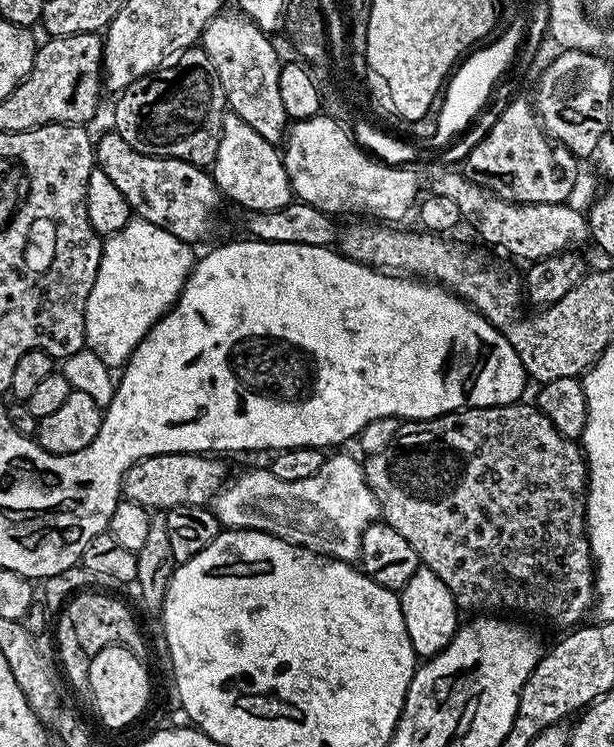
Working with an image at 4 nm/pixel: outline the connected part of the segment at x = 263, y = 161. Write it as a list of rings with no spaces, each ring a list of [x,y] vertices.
[[[231,110],[224,114],[218,154],[216,161],[210,165],[210,175],[227,199],[229,196],[234,203],[241,204],[241,209],[250,212],[278,210],[294,200],[292,184],[284,169],[284,158],[277,145],[266,142],[258,130],[242,122],[242,118],[238,118]]]

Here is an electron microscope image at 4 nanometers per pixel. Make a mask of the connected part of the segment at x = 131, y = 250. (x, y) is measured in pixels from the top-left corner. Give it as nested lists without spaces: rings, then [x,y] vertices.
[[[139,218],[129,219],[128,225],[103,241],[104,253],[98,266],[98,274],[94,278],[94,286],[90,290],[90,298],[86,302],[86,348],[63,359],[60,371],[70,382],[75,391],[90,394],[94,402],[105,408],[115,392],[114,376],[108,368],[123,369],[132,357],[132,352],[155,326],[160,317],[180,298],[180,291],[192,273],[194,263],[193,245],[174,238],[162,226],[154,226]]]

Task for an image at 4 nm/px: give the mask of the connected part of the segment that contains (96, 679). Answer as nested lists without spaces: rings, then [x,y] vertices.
[[[115,644],[106,646],[106,650],[91,653],[90,686],[92,704],[96,707],[96,716],[108,728],[124,728],[132,724],[148,708],[148,699],[152,696],[152,680],[148,677],[148,664],[134,658],[130,650]]]

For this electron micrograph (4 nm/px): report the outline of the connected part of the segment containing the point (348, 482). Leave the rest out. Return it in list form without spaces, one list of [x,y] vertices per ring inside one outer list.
[[[344,450],[337,456],[329,455],[318,474],[310,474],[310,478],[302,478],[299,482],[282,482],[282,478],[274,478],[267,467],[256,468],[253,472],[244,472],[236,481],[225,483],[214,501],[216,517],[225,529],[249,528],[259,532],[268,532],[272,536],[282,538],[291,544],[320,552],[323,556],[333,556],[335,560],[356,562],[360,559],[360,543],[362,534],[372,523],[381,519],[380,504],[374,498],[370,486],[364,477],[364,465],[358,459],[347,456]]]

